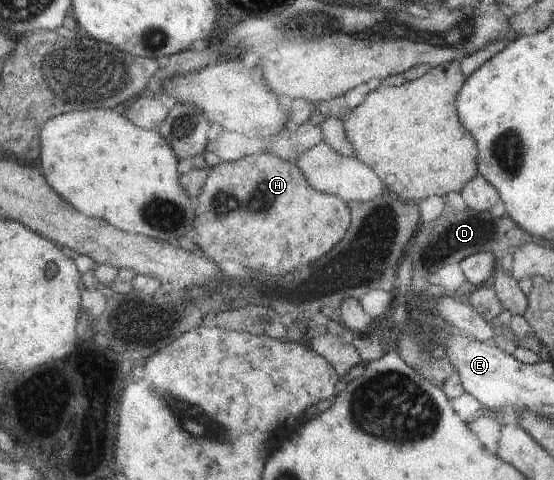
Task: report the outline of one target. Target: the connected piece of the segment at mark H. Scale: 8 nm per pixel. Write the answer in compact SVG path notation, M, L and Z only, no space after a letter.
M265 152L262 154L255 153L247 155L237 162L221 162L209 170L209 174L203 187L202 193L197 197L197 217L194 222L195 232L197 238L192 240L198 248L200 248L205 257L217 264L224 260L236 261L242 266L248 267L250 270L255 269L257 272L264 272L265 274L273 274L273 276L285 276L290 272L295 272L301 268L303 264L311 264L317 258L325 256L345 234L347 226L349 226L349 212L345 208L345 204L340 198L333 195L325 195L316 191L310 184L302 170L298 167L297 160L283 159L272 152Z

